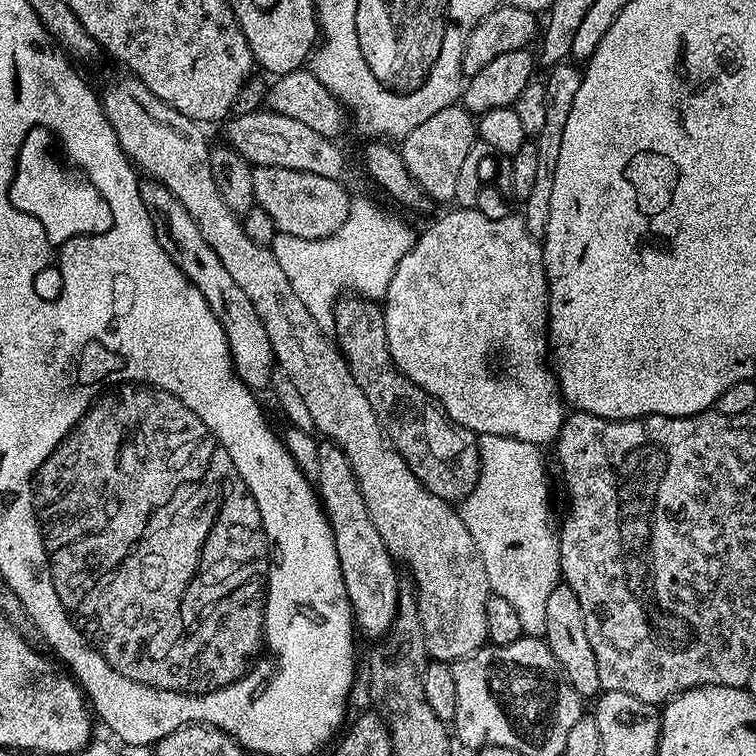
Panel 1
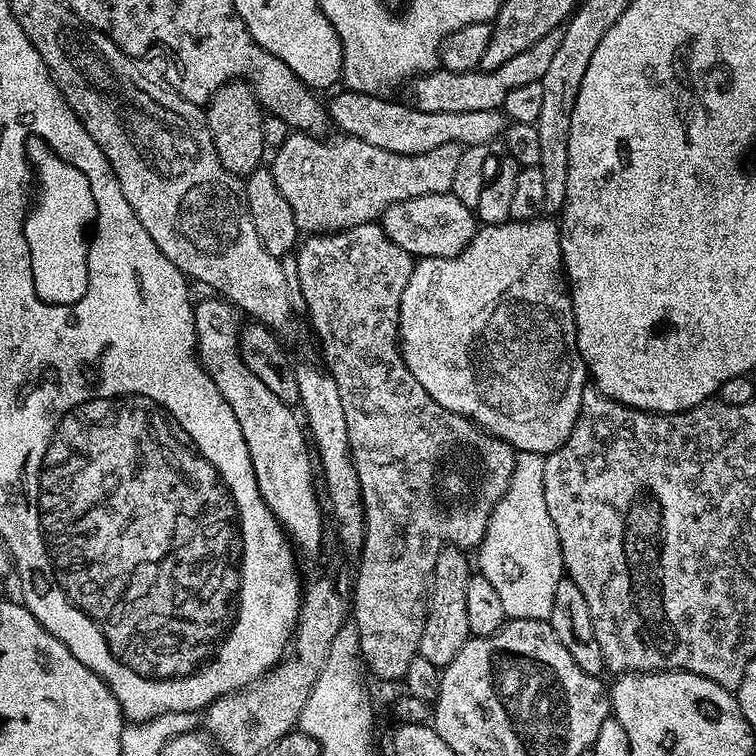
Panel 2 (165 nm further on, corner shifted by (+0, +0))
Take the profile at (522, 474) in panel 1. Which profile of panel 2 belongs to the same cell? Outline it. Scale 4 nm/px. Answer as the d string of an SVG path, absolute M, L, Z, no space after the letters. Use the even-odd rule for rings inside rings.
M517 452L514 474L510 474L510 486L502 494L494 510L488 515L486 534L478 549L480 555L479 575L486 578L500 595L502 606L506 609L508 620L547 620L551 621L554 610L554 590L558 582L565 579L562 550L558 542L558 530L546 510L546 489L542 486L544 456L539 452Z

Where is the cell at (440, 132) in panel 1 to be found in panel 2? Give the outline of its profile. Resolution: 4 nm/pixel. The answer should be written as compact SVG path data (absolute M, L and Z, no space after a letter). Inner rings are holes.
M289 131L286 142L271 153L270 171L282 197L290 204L294 222L301 233L341 232L344 228L373 223L394 203L404 203L423 195L451 193L458 158L462 158L463 153L464 148L454 142L426 150L426 154L394 154L390 150L378 150L378 146L370 146L356 136L336 134L331 138L321 138Z

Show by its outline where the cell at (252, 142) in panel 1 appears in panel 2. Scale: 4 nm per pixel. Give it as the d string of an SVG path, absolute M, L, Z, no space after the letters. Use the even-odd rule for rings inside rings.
M452 193L423 195L421 198L408 199L404 203L394 203L380 217L380 225L392 242L401 246L414 258L426 257L454 257L462 251L472 240L478 227L478 221L473 209L462 205Z

